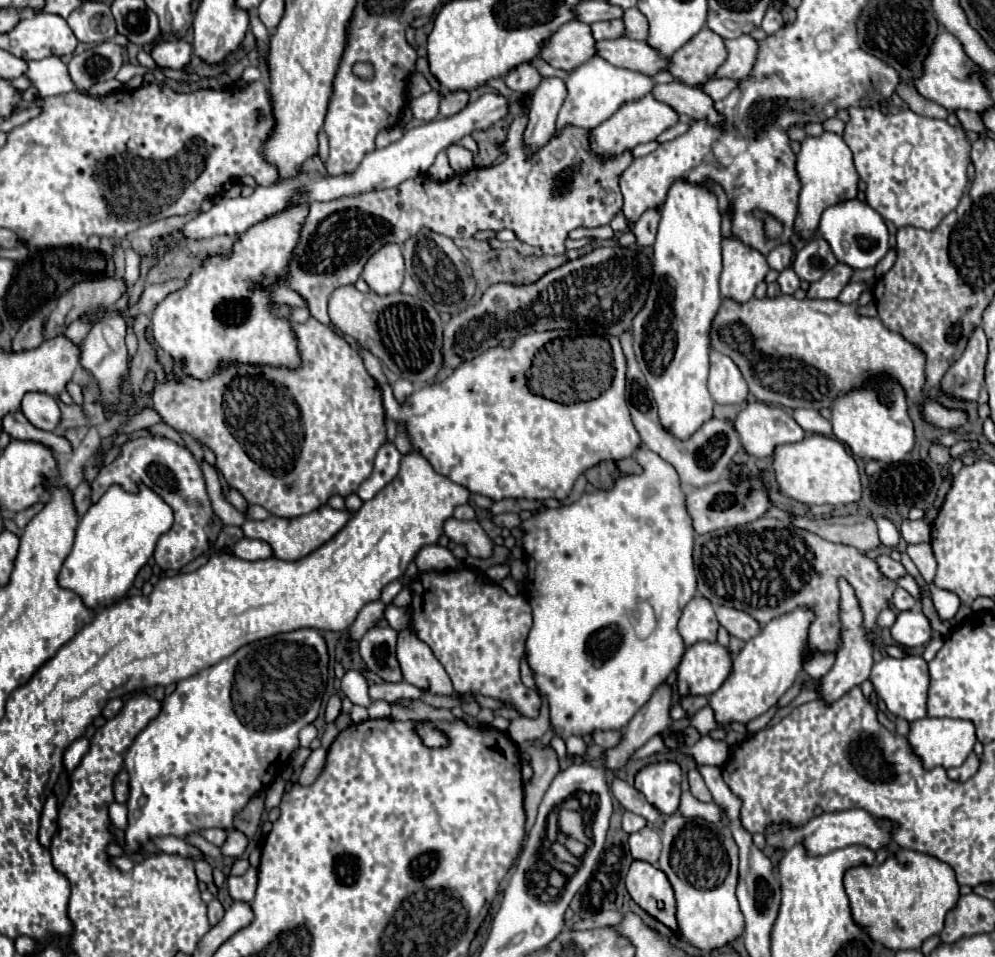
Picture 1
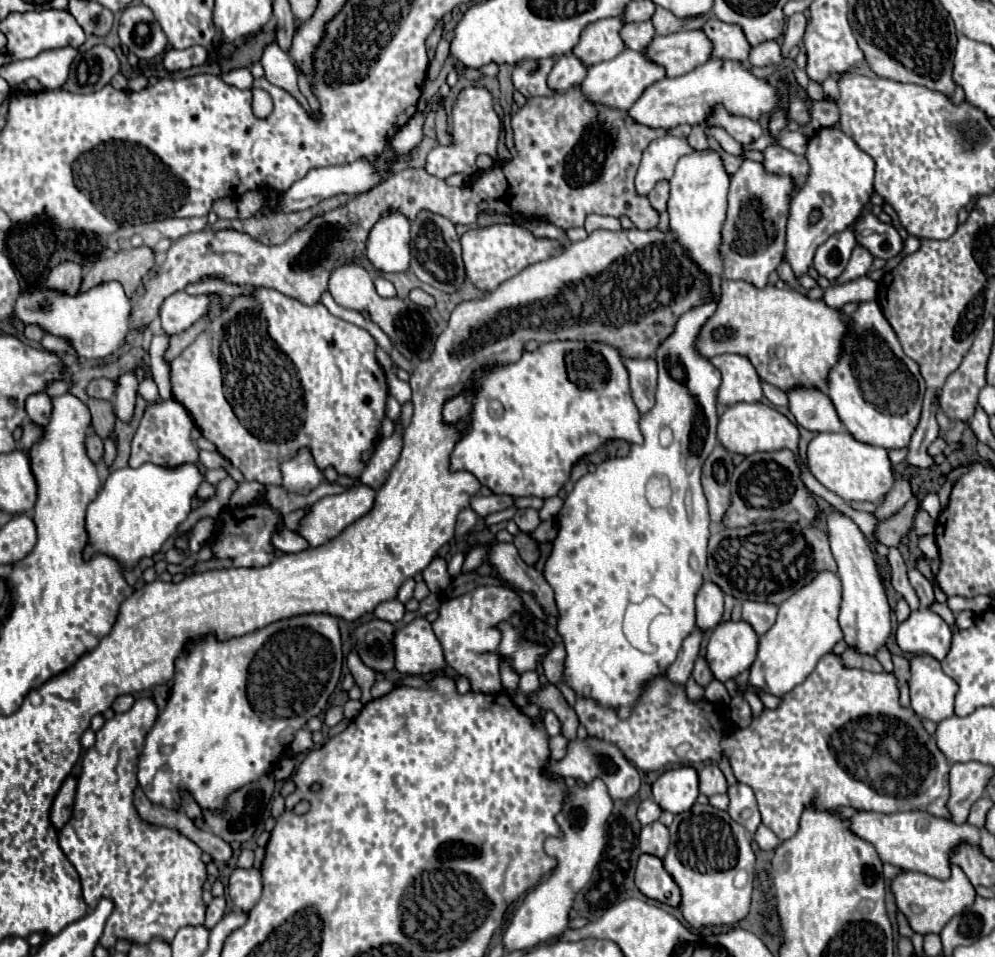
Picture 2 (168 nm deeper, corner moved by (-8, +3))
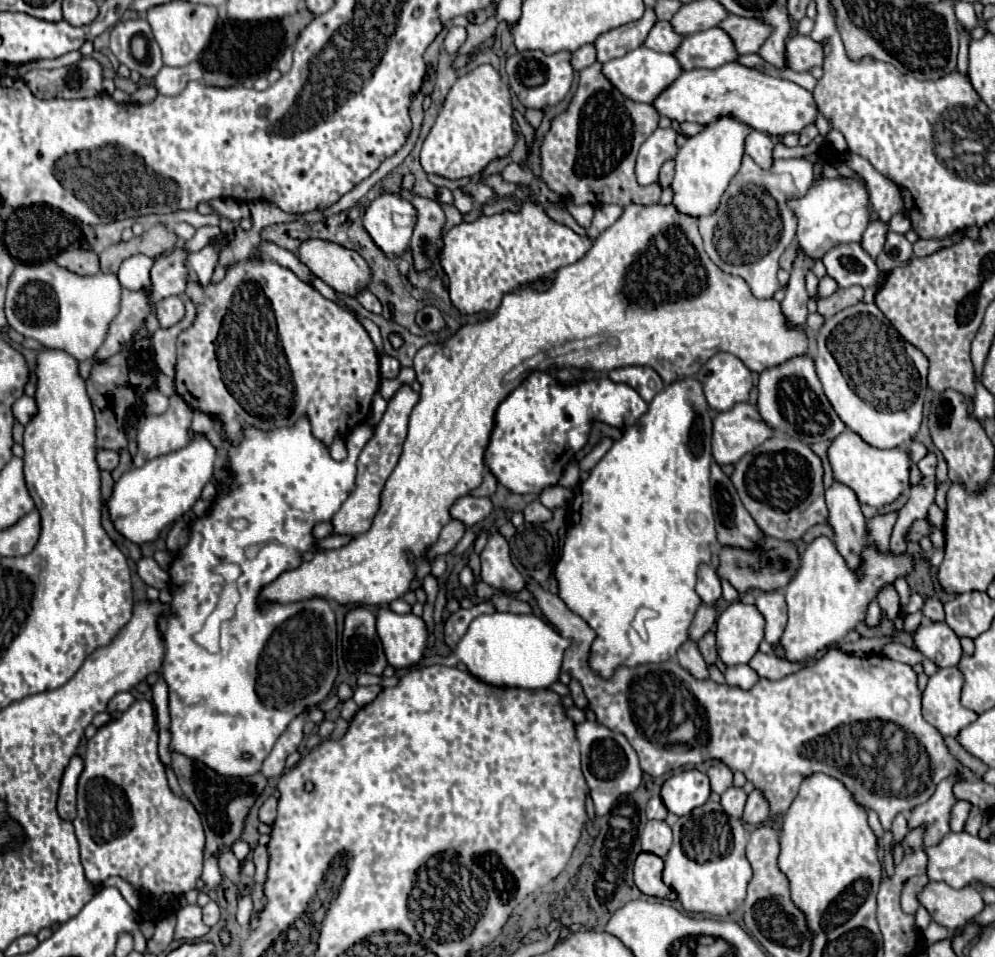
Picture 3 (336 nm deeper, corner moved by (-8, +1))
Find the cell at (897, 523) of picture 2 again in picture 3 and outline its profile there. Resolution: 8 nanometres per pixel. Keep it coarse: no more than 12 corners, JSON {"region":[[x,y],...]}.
{"region":[[915,521],[905,533],[907,541],[929,535],[927,521]]}

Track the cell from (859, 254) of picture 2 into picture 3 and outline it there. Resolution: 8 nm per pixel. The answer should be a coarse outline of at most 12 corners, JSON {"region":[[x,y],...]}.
{"region":[[869,223],[861,245],[871,259],[881,253],[887,225]]}

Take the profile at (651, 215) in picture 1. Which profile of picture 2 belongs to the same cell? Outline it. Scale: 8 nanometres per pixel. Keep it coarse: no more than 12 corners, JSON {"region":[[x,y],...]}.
{"region":[[659,181],[651,193],[657,211],[667,209],[669,181]]}

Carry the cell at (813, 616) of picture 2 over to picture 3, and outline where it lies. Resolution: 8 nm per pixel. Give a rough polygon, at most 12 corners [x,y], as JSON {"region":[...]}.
{"region":[[829,537],[785,589],[787,661],[843,641],[877,589],[911,571],[865,547],[863,583]]}

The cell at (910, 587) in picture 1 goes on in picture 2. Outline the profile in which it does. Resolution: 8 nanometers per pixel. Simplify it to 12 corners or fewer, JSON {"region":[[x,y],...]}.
{"region":[[947,605],[931,607],[949,627],[955,627],[955,615]]}

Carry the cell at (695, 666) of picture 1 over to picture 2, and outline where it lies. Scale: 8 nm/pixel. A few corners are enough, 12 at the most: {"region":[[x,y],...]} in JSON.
{"region":[[721,621],[705,657],[715,679],[751,667],[759,635],[747,621]]}

